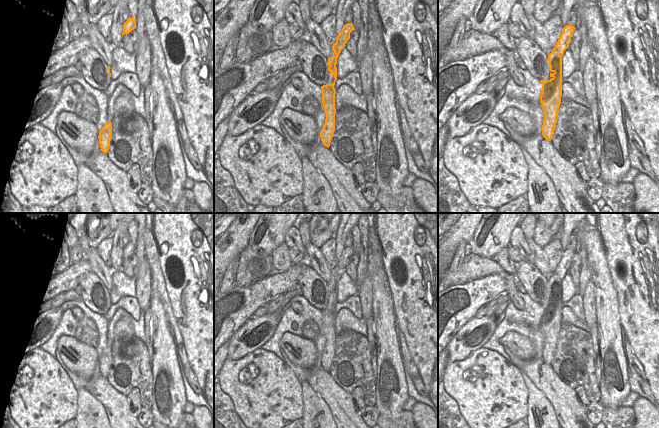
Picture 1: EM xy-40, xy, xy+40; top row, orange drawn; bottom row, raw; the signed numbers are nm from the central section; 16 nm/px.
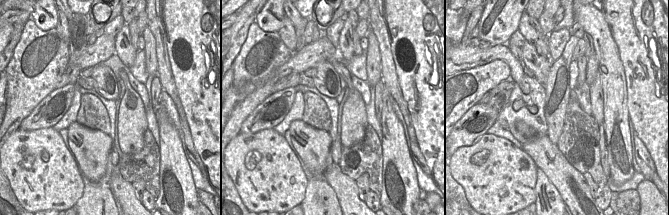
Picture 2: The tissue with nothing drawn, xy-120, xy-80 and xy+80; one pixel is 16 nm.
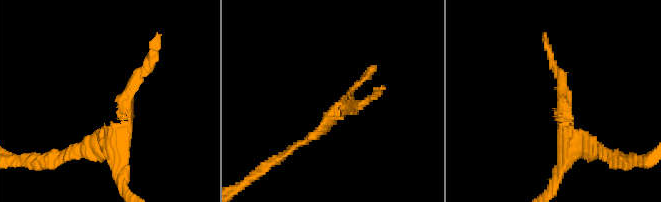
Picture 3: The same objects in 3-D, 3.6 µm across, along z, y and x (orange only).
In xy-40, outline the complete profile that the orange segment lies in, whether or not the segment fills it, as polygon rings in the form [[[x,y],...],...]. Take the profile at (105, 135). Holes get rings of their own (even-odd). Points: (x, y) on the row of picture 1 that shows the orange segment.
[[[107,122],[99,132],[99,144],[103,153],[108,152],[110,141],[112,139],[112,122]]]

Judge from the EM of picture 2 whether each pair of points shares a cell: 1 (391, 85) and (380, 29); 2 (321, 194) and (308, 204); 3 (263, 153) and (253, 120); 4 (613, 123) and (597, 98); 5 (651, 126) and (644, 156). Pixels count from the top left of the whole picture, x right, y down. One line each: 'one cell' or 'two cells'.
1: one cell
2: one cell
3: two cells
4: two cells
5: two cells

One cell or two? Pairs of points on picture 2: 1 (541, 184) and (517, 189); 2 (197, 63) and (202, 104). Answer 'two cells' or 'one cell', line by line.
1: two cells
2: one cell

